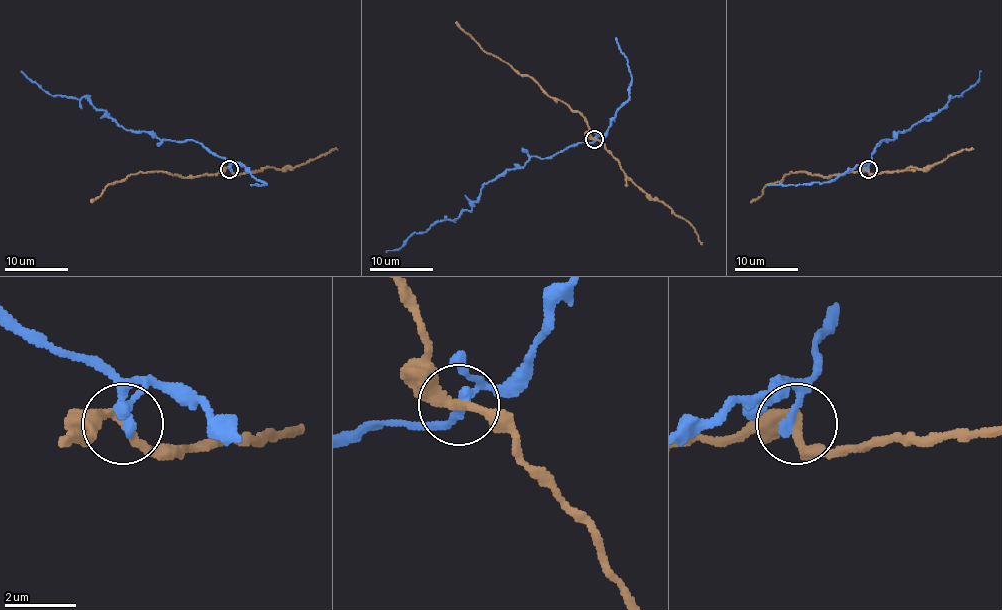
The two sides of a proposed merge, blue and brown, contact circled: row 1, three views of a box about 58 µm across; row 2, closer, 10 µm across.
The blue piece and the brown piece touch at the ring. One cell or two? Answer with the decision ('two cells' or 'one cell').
one cell

